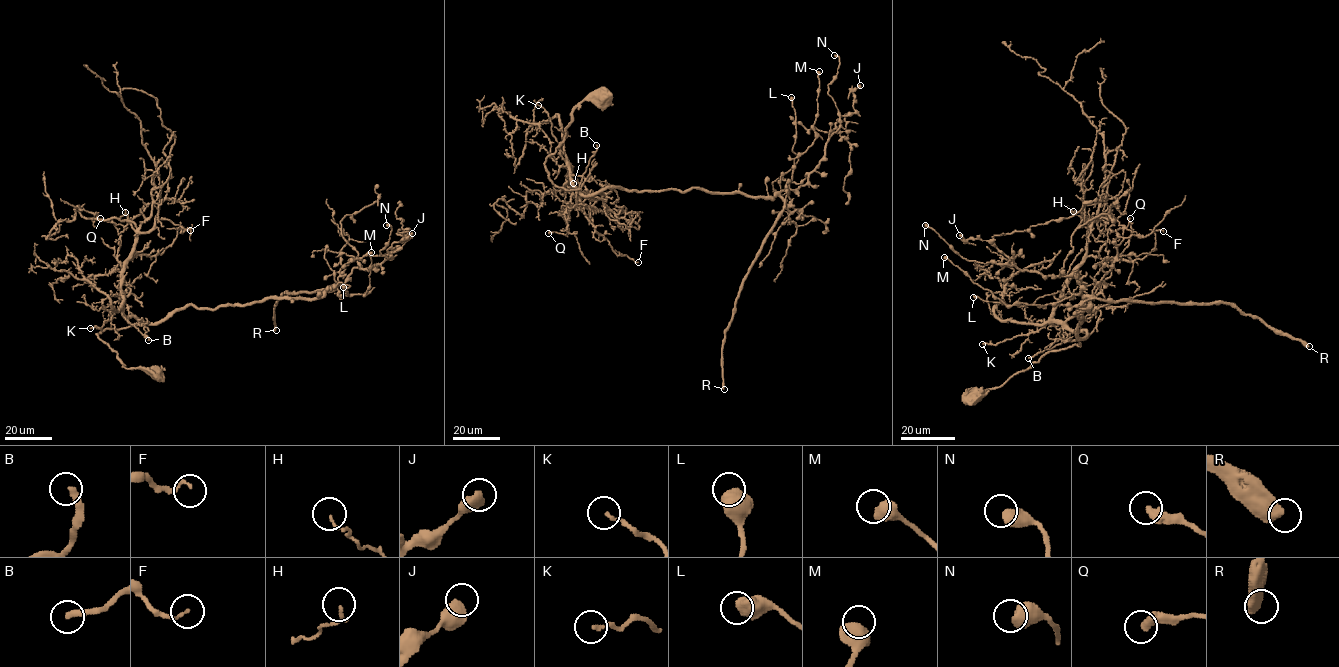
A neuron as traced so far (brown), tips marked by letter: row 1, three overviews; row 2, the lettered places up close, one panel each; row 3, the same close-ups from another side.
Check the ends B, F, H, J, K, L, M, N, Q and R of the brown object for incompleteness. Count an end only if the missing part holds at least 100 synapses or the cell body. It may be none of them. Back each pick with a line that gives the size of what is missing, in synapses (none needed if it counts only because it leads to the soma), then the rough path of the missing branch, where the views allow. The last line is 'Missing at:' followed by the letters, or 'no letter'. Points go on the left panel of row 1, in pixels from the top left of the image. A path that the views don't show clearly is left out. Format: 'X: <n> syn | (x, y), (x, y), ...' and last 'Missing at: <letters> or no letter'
R: 550 syn
Missing at: R

